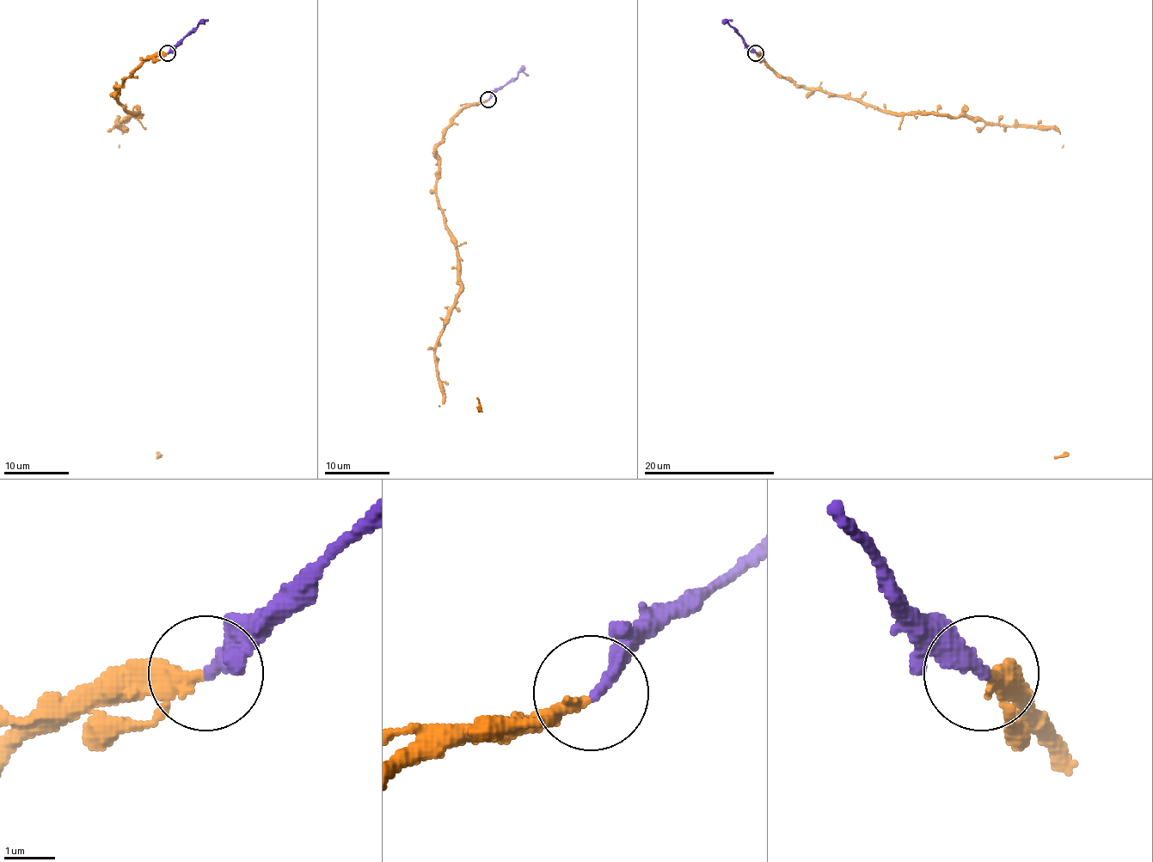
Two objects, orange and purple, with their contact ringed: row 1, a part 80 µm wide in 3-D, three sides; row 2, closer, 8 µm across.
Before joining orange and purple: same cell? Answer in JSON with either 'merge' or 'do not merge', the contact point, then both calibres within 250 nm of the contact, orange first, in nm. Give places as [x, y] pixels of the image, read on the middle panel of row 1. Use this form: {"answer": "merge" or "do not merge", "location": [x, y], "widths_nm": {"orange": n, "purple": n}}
{"answer": "merge", "location": [487, 99], "widths_nm": {"orange": 220, "purple": 320}}

